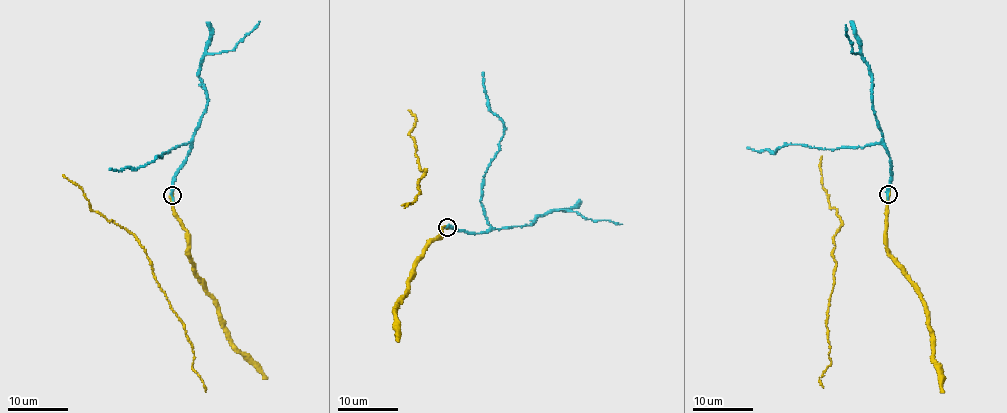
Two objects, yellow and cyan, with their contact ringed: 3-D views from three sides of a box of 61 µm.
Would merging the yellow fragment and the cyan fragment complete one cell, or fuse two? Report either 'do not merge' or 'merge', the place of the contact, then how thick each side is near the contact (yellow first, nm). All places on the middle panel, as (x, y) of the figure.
merge; at (447, 227); 550 nm thick on the yellow side, 320 nm on the other

